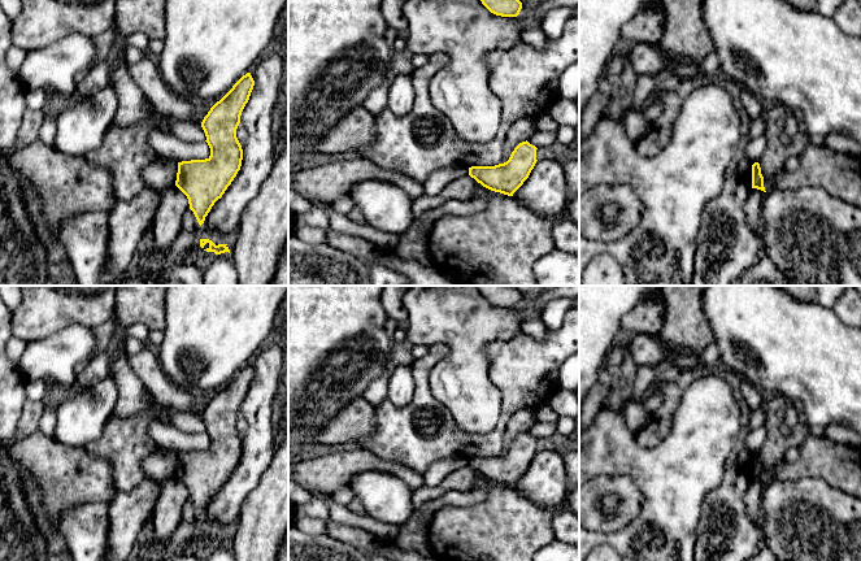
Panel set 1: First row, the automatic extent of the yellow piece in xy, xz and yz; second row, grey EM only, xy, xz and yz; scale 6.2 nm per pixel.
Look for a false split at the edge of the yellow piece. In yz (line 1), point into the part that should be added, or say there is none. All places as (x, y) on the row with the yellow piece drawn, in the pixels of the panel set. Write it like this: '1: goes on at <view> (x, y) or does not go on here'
1: does not go on here

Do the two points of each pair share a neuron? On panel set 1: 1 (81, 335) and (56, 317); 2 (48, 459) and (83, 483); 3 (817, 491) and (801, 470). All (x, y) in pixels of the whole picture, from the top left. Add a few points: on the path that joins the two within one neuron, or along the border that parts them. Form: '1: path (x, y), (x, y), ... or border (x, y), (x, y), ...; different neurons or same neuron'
1: border (94, 327), (69, 325), (42, 339); different neurons
2: path (57, 468), (69, 477), (74, 477); same neuron
3: border (775, 478), (822, 478), (835, 487); different neurons

